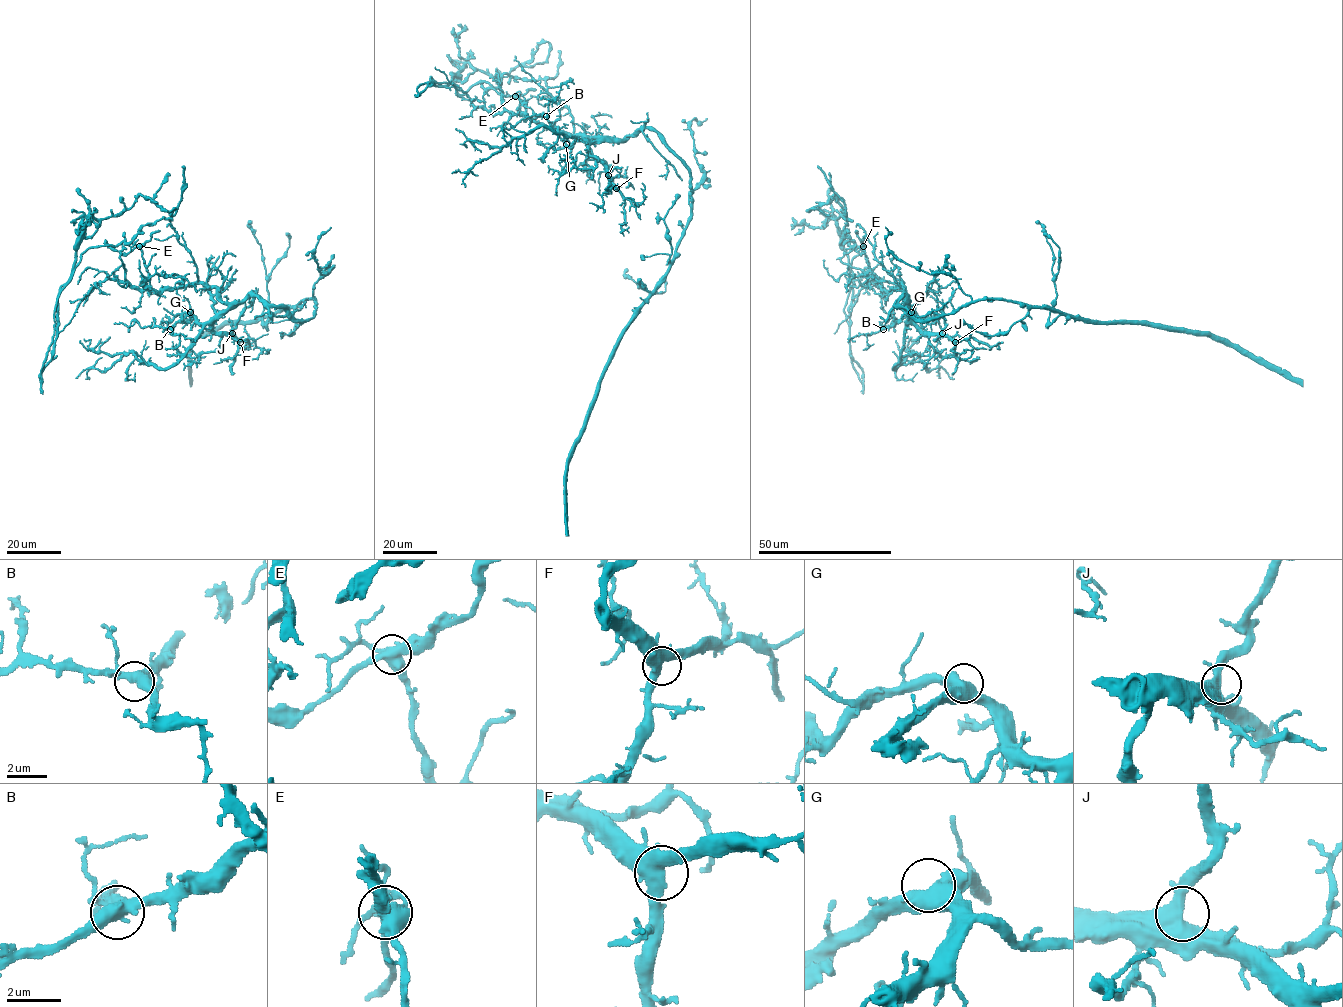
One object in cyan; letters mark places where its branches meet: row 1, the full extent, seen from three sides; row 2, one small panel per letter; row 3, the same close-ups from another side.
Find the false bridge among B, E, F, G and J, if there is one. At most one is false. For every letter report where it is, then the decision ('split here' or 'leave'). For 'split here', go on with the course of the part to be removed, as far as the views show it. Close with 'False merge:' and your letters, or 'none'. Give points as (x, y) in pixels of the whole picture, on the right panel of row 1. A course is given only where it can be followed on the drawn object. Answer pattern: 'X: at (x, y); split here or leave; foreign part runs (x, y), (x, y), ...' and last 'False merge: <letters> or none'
B: at (883, 329); leave
E: at (863, 246); split here; foreign part runs (863, 246), (851, 241), (861, 250), (849, 266), (834, 195), (809, 210), (830, 216)
F: at (955, 342); leave
G: at (911, 312); leave
J: at (942, 333); leave
False merge: E

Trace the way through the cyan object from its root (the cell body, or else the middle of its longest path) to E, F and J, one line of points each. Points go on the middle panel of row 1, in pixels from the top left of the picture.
E: (647, 128), (640, 128), (625, 139), (558, 133), (532, 120), (515, 96)
F: (647, 128), (640, 128), (621, 140), (597, 140), (589, 145), (589, 154), (604, 166), (608, 179), (616, 188)
J: (647, 128), (640, 128), (621, 140), (597, 140), (589, 145), (589, 154), (604, 166), (608, 175)

